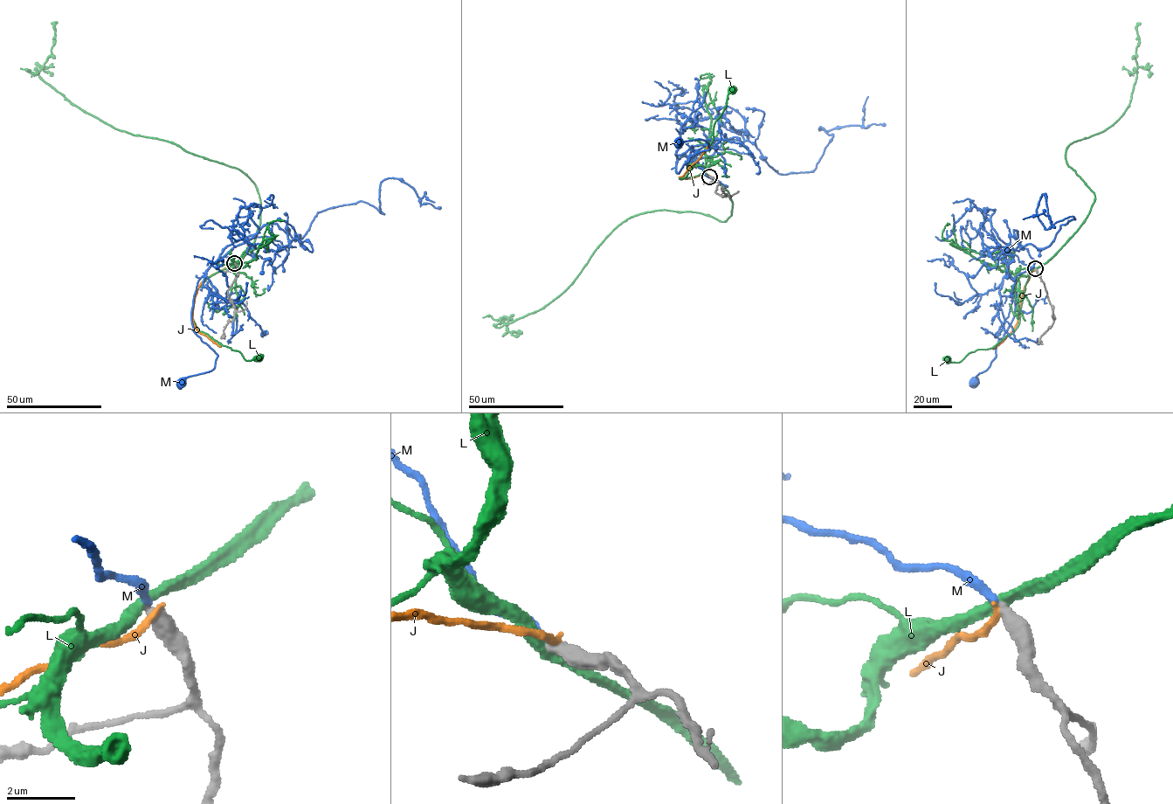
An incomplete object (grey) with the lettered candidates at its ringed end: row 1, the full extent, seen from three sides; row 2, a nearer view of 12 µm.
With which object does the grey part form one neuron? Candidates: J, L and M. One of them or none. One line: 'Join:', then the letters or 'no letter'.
Join: M

